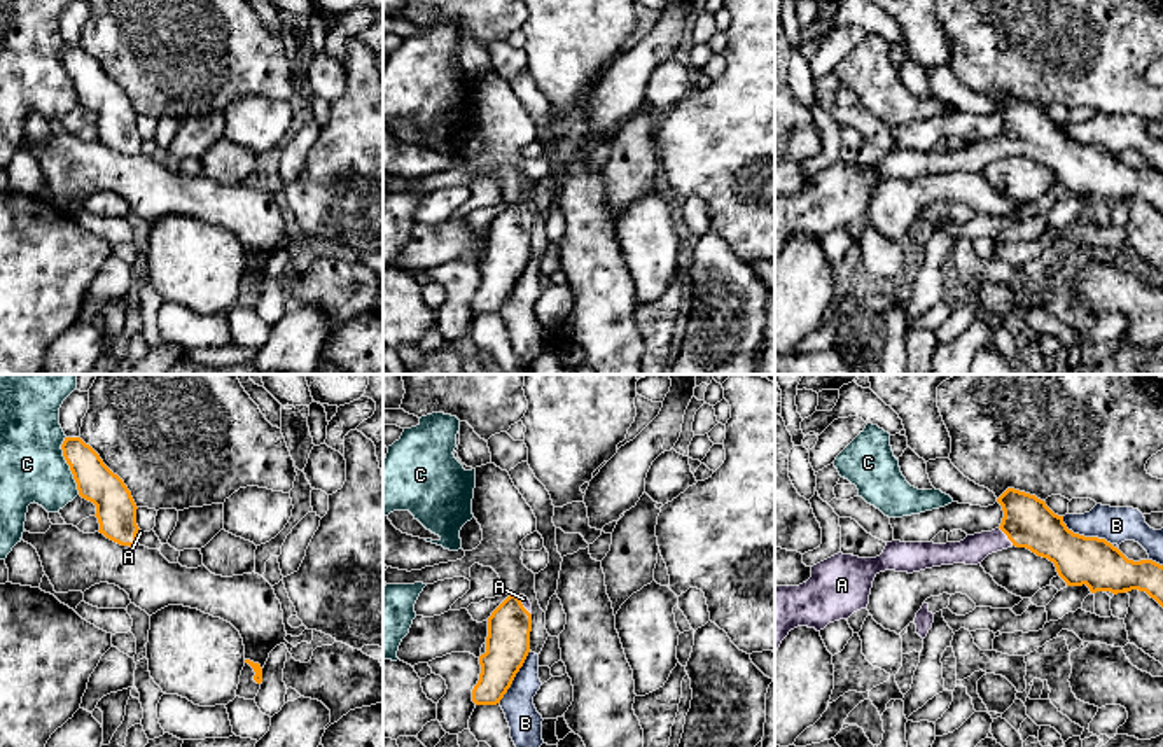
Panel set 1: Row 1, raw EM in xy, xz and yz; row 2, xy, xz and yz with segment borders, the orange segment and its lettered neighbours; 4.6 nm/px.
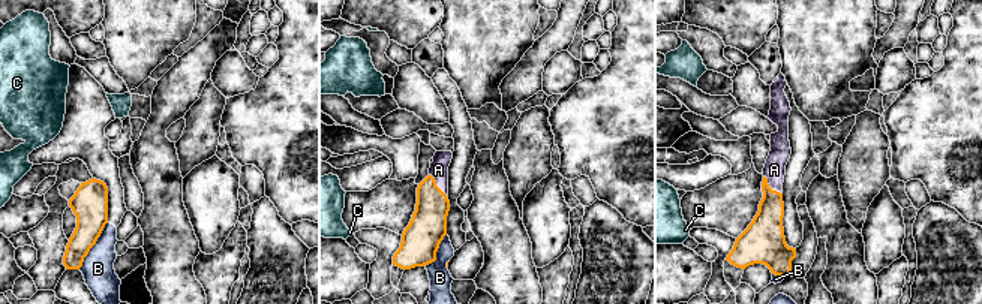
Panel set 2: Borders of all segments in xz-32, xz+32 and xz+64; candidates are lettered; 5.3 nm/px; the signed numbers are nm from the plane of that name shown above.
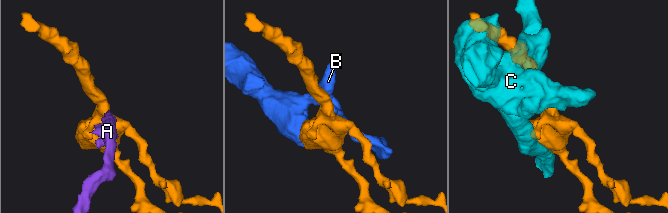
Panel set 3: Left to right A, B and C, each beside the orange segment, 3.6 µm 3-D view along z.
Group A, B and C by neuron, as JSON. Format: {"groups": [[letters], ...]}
{"groups": [["A"], ["B"], ["C"]]}

